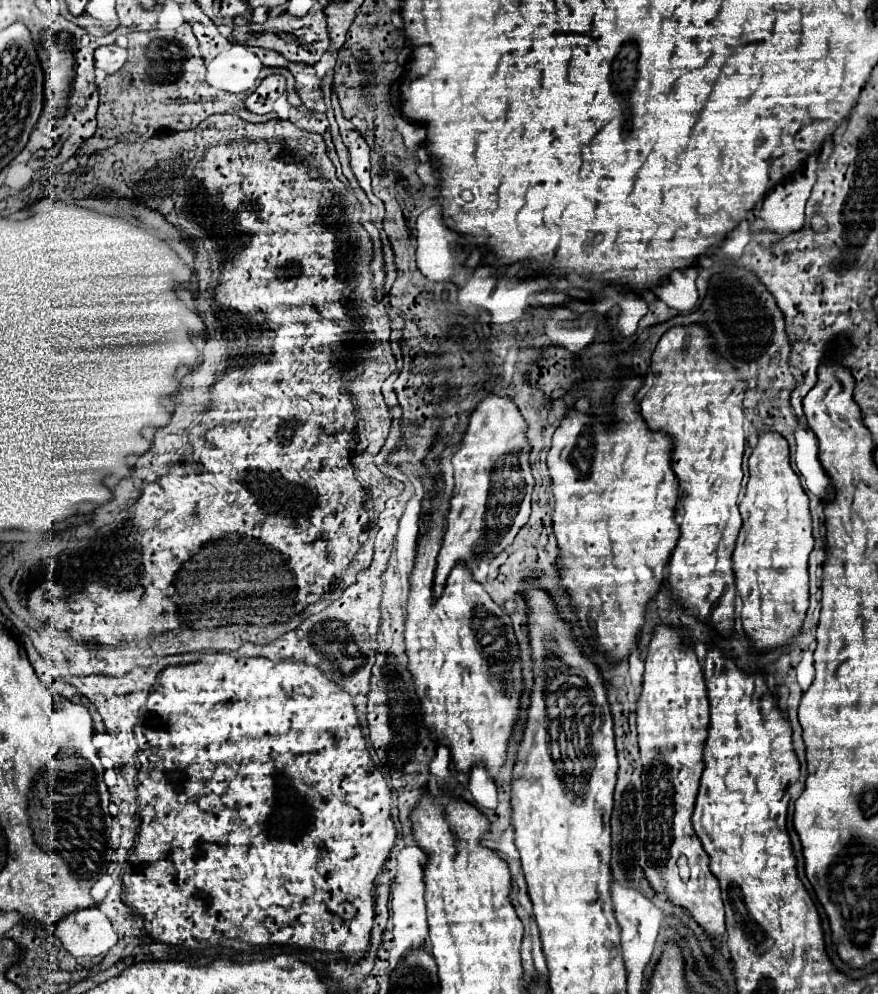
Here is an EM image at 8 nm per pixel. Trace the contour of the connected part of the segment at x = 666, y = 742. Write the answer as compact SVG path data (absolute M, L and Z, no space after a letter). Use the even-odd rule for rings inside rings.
M659 625L651 645L649 655L645 661L645 675L643 675L643 691L637 701L637 729L639 729L639 749L641 749L641 763L643 763L643 797L645 797L645 811L643 811L643 829L639 829L641 837L641 851L639 851L639 865L645 873L645 879L653 887L655 893L665 893L667 901L683 907L699 925L705 929L709 939L715 947L721 947L721 939L725 933L725 911L721 901L721 889L713 873L709 871L709 855L705 853L699 837L691 825L691 813L699 789L699 779L703 773L703 745L707 741L709 729L709 699L707 687L703 679L701 665L695 657L693 647L683 643L685 631L671 629ZM685 855L691 867L691 879L687 883L681 881L677 871L677 857ZM705 877L705 891L699 891L697 881Z

